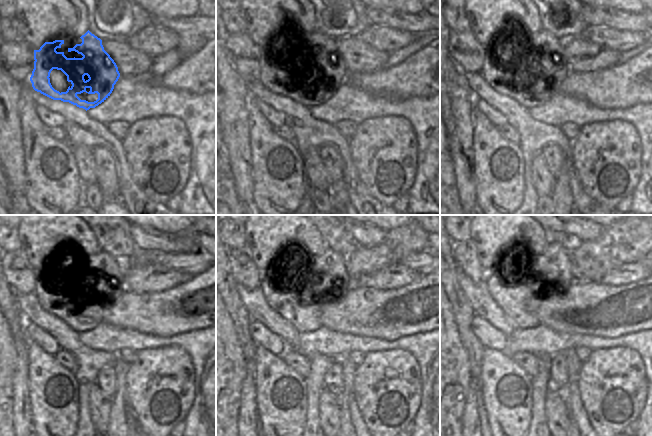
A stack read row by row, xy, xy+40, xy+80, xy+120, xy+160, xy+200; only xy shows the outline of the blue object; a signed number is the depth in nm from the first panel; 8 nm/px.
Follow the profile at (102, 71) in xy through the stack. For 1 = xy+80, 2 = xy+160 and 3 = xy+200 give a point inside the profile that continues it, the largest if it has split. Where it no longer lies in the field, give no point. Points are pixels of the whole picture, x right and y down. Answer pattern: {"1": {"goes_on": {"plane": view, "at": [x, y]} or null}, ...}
{"1": {"goes_on": {"plane": "xy+80", "at": [543, 44]}}, "2": {"goes_on": {"plane": "xy+160", "at": [283, 295]}}, "3": {"goes_on": {"plane": "xy+200", "at": [507, 289]}}}

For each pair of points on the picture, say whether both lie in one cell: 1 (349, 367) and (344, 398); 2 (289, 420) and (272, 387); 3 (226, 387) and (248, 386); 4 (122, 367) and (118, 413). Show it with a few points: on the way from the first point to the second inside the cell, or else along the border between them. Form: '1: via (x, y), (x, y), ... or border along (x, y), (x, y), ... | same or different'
1: via (348, 375), (347, 390) | same
2: via (282, 412), (277, 406), (277, 395) | same
3: border along (246, 363), (237, 409) | different
4: via (120, 378), (119, 402) | same

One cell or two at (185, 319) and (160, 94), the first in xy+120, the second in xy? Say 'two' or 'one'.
two

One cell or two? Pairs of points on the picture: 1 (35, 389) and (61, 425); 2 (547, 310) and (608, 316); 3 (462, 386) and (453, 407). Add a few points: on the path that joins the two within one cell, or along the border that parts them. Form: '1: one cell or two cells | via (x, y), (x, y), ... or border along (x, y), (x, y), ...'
1: one cell | via (44, 398), (44, 401), (54, 411), (54, 416)
2: one cell | via (562, 310), (588, 305), (593, 309)
3: one cell | via (457, 391), (453, 395), (453, 402)

